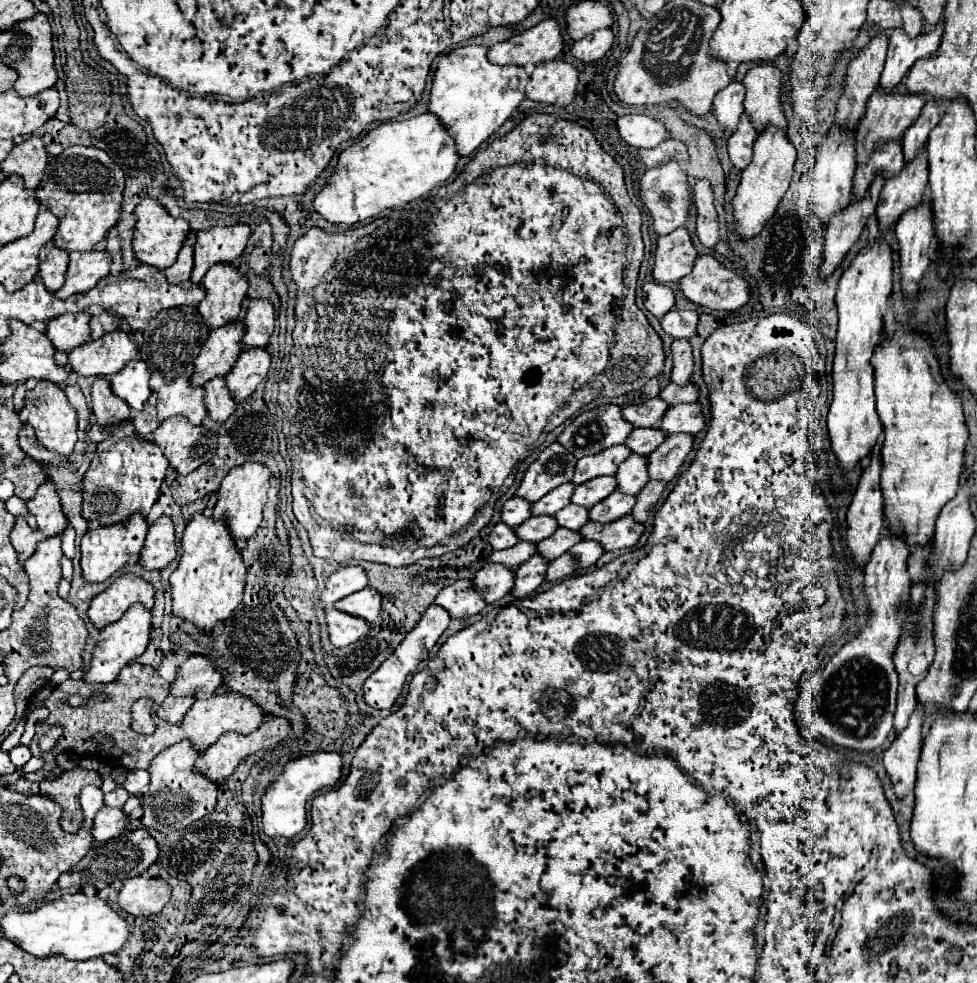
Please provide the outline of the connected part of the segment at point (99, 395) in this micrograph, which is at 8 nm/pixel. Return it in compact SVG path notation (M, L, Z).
M97 378L91 386L91 410L93 414L97 416L97 424L103 424L103 426L111 426L111 424L117 424L121 420L127 420L129 418L129 404L125 400L121 400L113 390L111 390L111 382L107 378Z

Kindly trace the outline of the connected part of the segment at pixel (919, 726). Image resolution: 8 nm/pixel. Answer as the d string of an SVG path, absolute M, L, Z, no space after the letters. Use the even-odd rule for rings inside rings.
M917 702L917 708L909 716L907 728L895 736L893 744L883 754L883 764L895 786L897 798L905 798L915 784L915 770L923 740L923 718L925 718L925 704Z

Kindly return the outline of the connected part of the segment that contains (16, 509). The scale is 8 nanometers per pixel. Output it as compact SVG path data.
M17 496L9 498L9 500L5 502L5 508L7 508L11 514L15 514L15 516L21 516L21 514L23 514L23 516L27 516L31 524L33 524L33 520L35 520L35 516L33 516L33 514L27 514L29 510L27 510L25 500L21 500L21 498L17 498Z

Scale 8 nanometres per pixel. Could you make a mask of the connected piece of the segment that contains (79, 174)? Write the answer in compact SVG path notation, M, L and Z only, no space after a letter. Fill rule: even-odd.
M71 146L59 156L51 156L49 168L35 194L37 200L59 218L57 234L53 236L59 248L69 252L91 252L121 218L121 200L125 190L123 170L109 158L107 152L87 146Z

